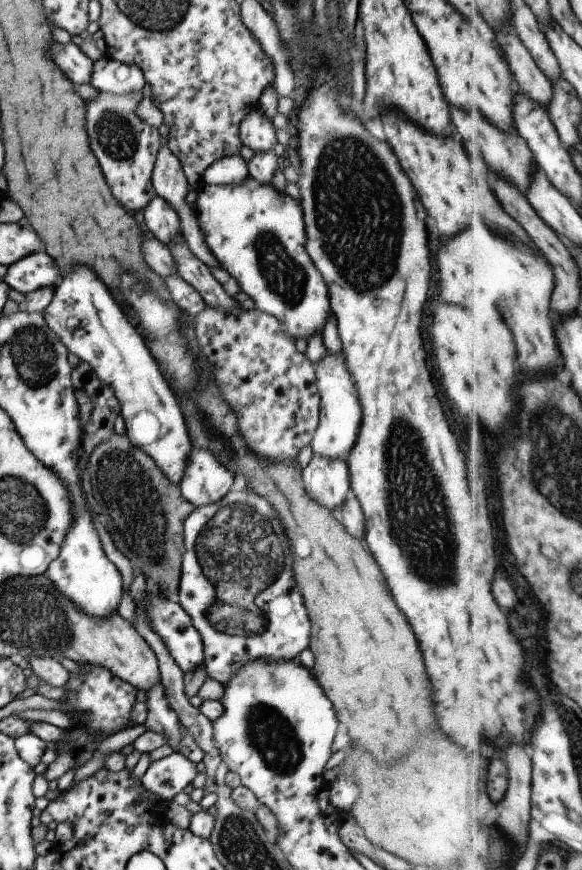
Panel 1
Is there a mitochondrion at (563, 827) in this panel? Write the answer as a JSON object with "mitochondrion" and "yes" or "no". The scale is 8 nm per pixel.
{"mitochondrion":"no"}

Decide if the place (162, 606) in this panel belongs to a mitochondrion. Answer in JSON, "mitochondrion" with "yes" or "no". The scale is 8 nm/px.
{"mitochondrion":"no"}

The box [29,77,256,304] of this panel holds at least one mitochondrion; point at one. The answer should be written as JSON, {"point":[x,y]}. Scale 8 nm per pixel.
{"point":[114,133]}

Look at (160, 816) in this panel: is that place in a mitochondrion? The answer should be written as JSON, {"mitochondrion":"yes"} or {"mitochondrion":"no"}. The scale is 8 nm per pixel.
{"mitochondrion":"no"}

